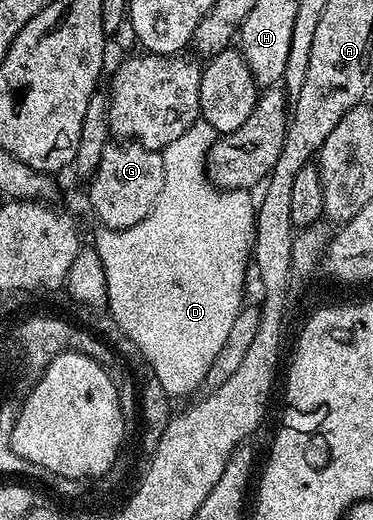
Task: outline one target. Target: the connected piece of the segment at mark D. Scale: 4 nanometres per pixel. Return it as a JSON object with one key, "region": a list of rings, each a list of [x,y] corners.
{"region":[[[197,120],[193,126],[186,128],[186,132],[182,132],[182,136],[178,136],[178,140],[174,140],[174,144],[170,144],[162,152],[162,168],[164,169],[162,192],[154,208],[146,216],[146,220],[138,220],[138,224],[125,230],[101,229],[99,231],[101,234],[97,236],[96,243],[94,243],[94,249],[101,258],[102,268],[105,269],[106,292],[108,293],[107,313],[118,324],[118,328],[122,328],[124,337],[128,339],[134,350],[136,346],[137,352],[148,361],[150,374],[157,378],[169,396],[192,394],[200,385],[205,385],[210,372],[210,364],[214,364],[218,352],[222,352],[226,344],[226,336],[230,336],[230,328],[234,328],[234,320],[240,315],[245,305],[244,281],[248,278],[248,270],[250,274],[252,239],[256,236],[256,206],[254,198],[251,198],[253,195],[249,191],[222,190],[213,186],[211,180],[208,179],[208,153],[212,145],[216,143],[217,137],[216,130],[210,128],[210,124],[202,120]]]}

